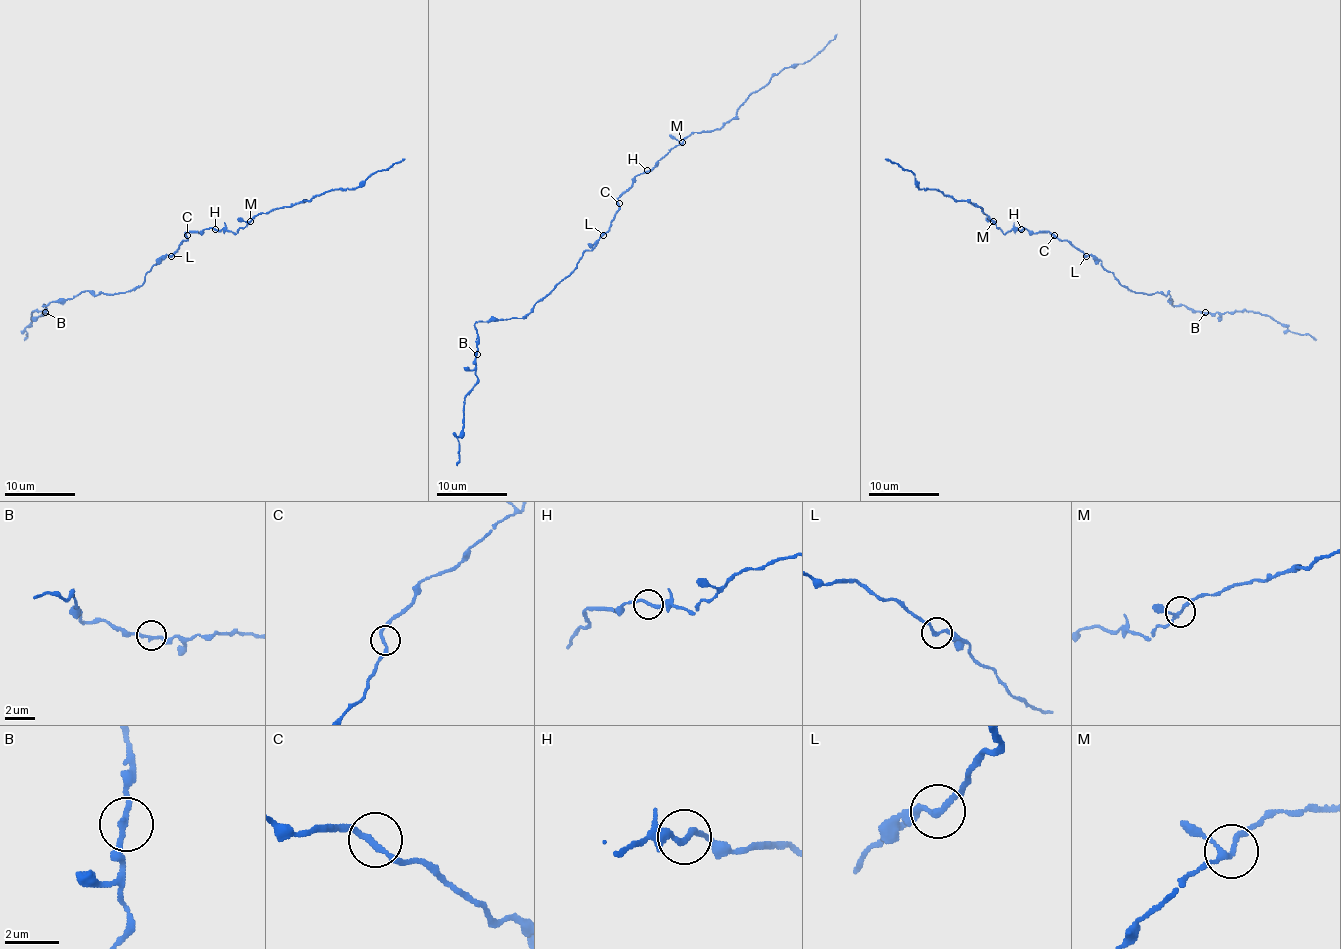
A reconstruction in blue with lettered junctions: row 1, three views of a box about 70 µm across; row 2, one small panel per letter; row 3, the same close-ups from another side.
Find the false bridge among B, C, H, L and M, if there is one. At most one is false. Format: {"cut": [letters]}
{"cut": []}

